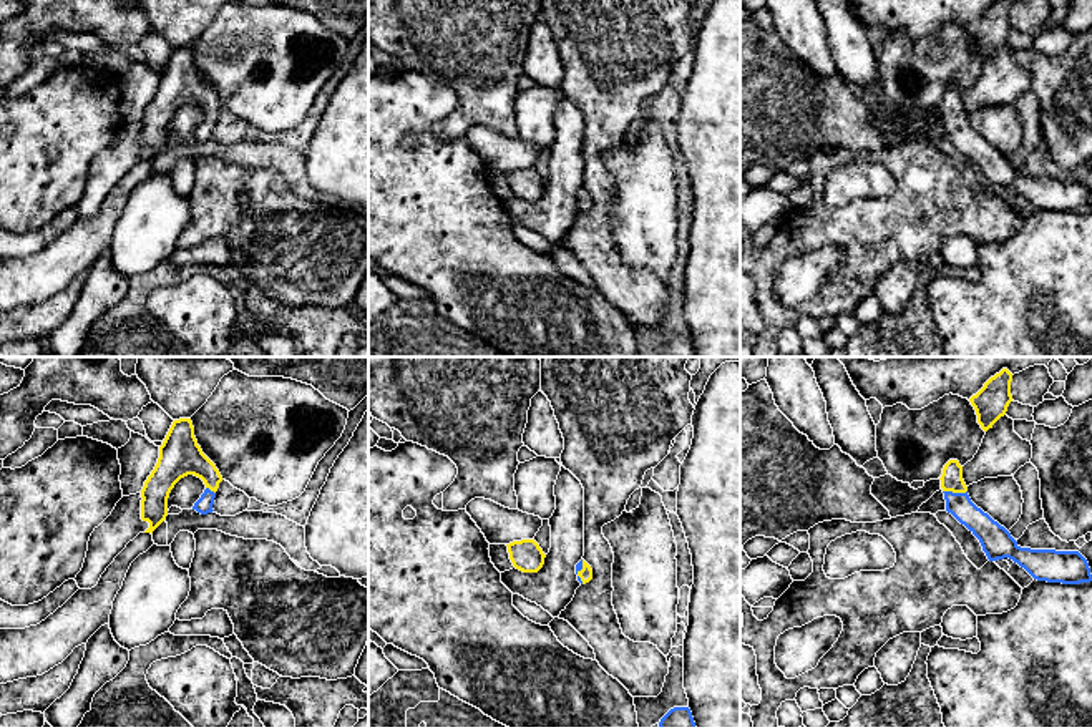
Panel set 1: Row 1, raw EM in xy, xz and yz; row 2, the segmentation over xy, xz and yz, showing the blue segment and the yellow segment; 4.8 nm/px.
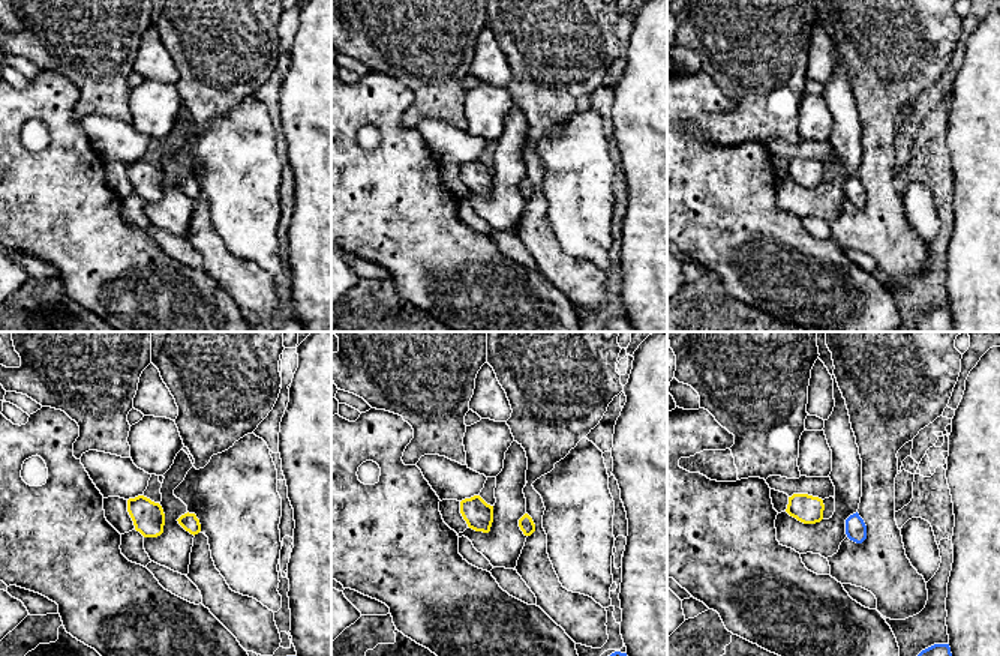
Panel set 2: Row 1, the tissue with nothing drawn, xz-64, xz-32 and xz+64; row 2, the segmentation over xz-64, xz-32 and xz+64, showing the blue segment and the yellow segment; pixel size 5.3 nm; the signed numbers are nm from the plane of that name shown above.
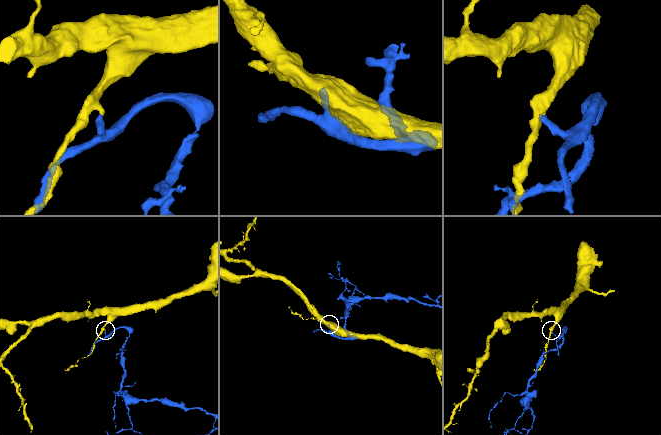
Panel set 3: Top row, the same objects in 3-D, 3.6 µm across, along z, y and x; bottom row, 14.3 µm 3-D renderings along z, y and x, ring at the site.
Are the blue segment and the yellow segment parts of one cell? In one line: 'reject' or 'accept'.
accept

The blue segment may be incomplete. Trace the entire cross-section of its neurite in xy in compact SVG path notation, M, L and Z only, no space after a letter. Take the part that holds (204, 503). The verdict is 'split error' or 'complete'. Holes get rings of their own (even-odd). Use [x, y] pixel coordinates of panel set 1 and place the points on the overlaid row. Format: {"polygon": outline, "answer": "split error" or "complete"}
{"polygon": "M179 418L173 422L159 446L158 463L141 490L141 520L149 523L144 533L153 534L166 520L169 493L188 475L201 478L206 485L193 510L201 515L212 513L216 491L222 476L197 445L191 418Z", "answer": "split error"}

